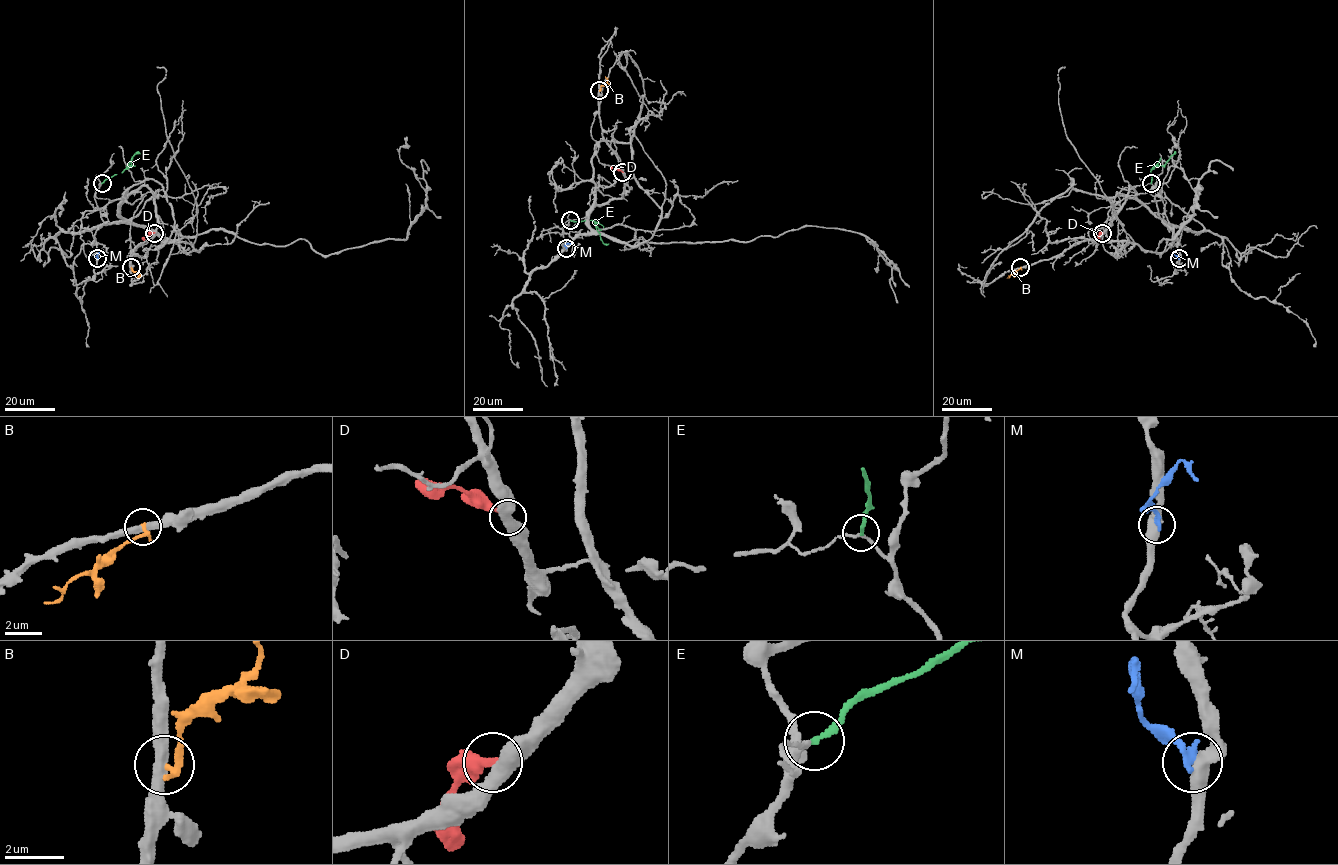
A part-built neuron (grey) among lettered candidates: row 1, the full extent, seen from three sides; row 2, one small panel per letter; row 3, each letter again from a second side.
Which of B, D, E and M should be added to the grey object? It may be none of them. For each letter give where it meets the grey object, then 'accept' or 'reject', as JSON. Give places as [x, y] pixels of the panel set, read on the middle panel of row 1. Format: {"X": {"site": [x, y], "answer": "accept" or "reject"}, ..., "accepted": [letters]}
{"B": {"site": [599, 90], "answer": "reject"}, "D": {"site": [622, 172], "answer": "reject"}, "E": {"site": [570, 220], "answer": "accept"}, "M": {"site": [566, 248], "answer": "reject"}, "accepted": ["E"]}

